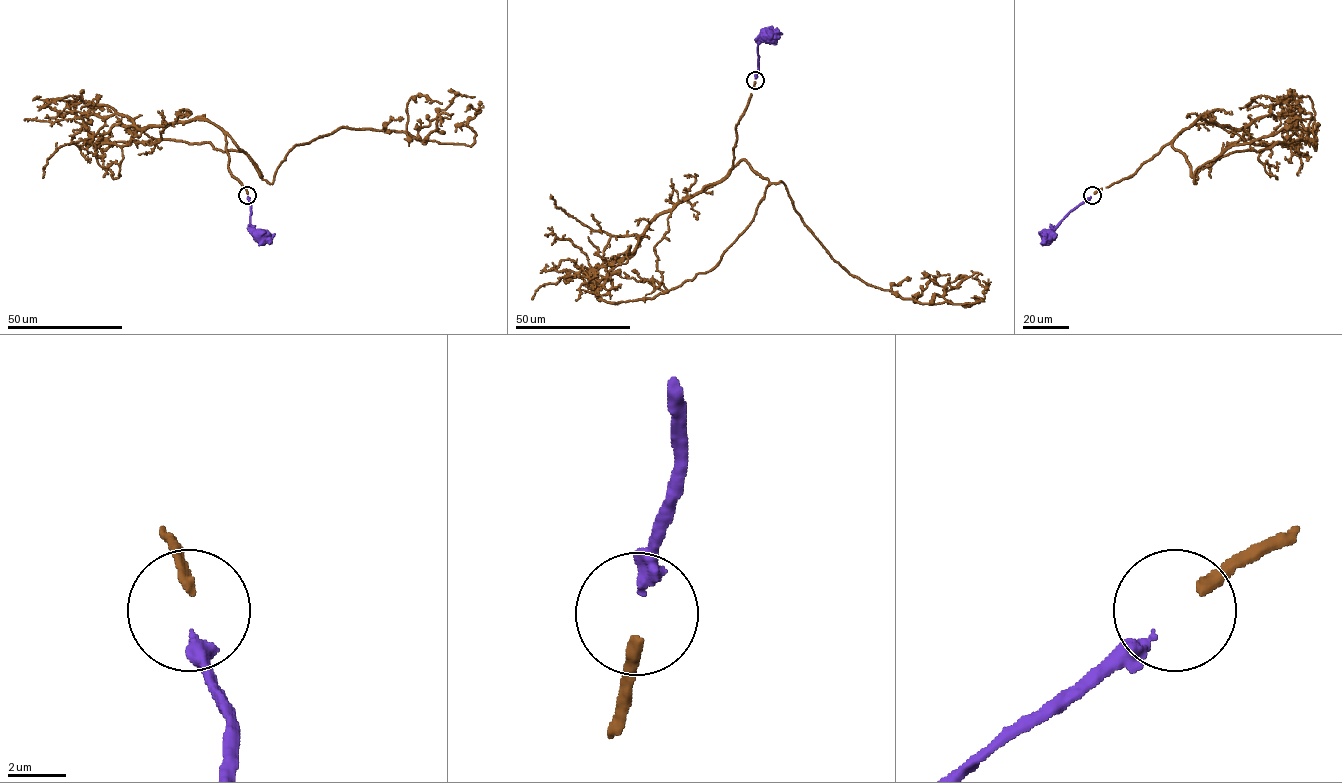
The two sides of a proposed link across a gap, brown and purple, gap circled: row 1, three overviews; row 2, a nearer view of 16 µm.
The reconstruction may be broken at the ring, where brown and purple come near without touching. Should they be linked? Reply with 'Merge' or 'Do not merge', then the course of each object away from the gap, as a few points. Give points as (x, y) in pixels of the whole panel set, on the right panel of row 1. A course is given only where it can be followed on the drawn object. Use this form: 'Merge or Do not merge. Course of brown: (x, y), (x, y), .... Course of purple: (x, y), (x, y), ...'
Merge. Course of brown: (1094, 193), (1179, 133), (1195, 183), (1232, 146), (1283, 129), (1314, 146), (1310, 113), (1291, 111). Course of purple: (1090, 196), (1072, 209), (1048, 235)

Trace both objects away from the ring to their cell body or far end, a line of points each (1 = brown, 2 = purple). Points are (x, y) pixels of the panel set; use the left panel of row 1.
1: (247, 193), (225, 133), (271, 183), (295, 146), (343, 127), (470, 146), (477, 111), (465, 111)
2: (247, 196), (250, 225), (261, 235)

